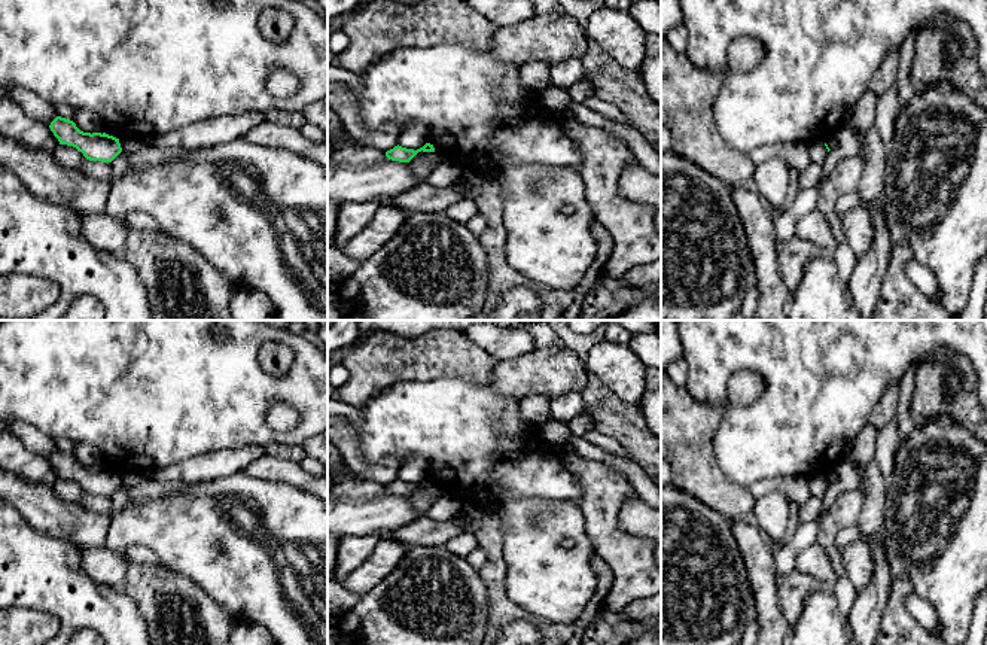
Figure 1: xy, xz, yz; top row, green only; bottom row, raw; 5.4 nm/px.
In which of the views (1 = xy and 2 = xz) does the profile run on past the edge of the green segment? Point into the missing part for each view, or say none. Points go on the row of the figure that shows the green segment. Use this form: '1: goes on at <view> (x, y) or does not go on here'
1: does not go on here
2: does not go on here

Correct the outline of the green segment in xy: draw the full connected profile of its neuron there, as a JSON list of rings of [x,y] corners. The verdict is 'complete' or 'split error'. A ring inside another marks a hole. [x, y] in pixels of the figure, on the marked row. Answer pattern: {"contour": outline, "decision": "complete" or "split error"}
{"contour": [[[57,116],[49,128],[60,144],[76,147],[89,161],[112,162],[122,152],[119,139],[106,133],[83,133],[73,121],[61,116]]], "decision": "complete"}

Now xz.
{"contour": [[[426,143],[423,147],[414,150],[414,149],[406,149],[402,146],[395,146],[393,149],[386,152],[386,156],[392,161],[399,161],[399,162],[409,162],[418,152],[435,152],[433,144]]], "decision": "complete"}

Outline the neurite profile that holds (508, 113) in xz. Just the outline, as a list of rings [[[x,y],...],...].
[[[503,100],[497,106],[496,122],[502,127],[518,125],[536,118],[536,113],[531,106],[518,107],[517,104]]]

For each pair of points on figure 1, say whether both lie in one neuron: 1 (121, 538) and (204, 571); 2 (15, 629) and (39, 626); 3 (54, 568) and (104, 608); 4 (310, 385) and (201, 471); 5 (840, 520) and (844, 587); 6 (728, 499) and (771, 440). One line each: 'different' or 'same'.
1: same
2: same
3: same
4: different
5: same
6: different

